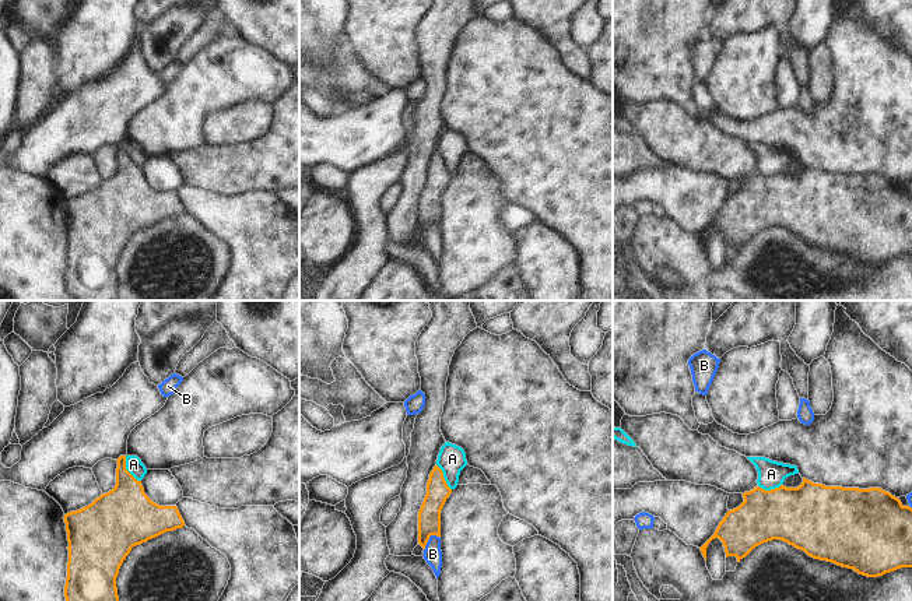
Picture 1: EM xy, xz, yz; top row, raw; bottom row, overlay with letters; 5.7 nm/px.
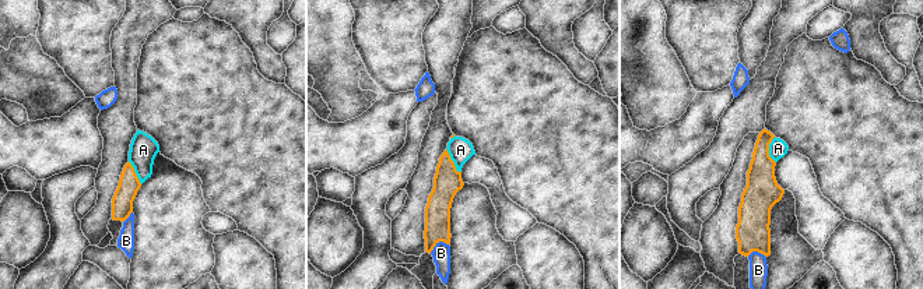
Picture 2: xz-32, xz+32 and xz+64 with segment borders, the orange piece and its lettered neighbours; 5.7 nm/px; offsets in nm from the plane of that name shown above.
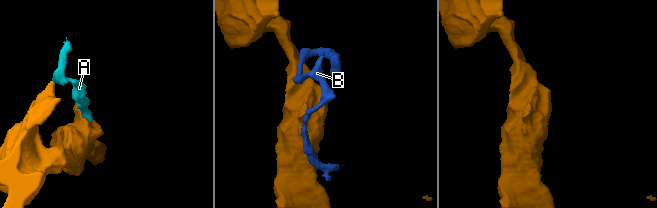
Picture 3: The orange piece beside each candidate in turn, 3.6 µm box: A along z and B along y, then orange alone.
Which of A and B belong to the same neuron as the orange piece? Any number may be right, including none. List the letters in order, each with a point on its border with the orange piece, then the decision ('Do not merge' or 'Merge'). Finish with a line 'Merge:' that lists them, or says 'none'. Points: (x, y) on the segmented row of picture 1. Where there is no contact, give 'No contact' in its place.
A: Touches orange at xy (126, 470). Do not merge
B: Touches orange at xz (428, 538). Do not merge
Merge: none.

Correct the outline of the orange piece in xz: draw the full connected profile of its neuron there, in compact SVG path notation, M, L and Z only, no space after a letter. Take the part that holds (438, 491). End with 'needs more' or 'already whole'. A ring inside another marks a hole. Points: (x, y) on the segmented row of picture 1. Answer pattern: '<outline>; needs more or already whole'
M435 465L427 482L427 495L418 512L418 544L425 549L431 535L441 537L441 510L452 493L442 470Z; already whole

